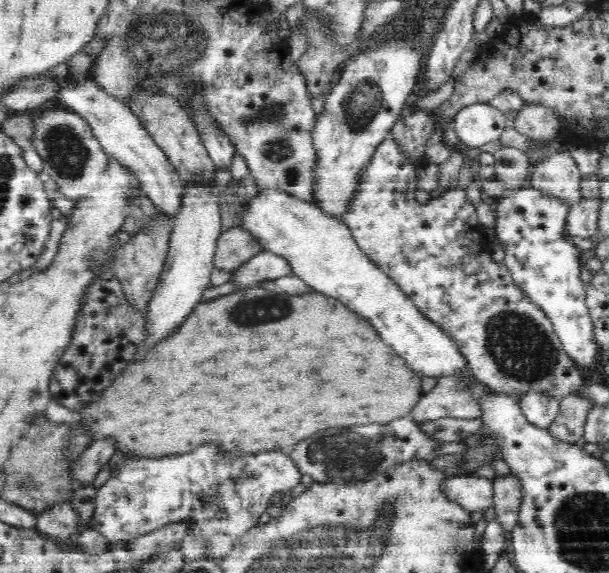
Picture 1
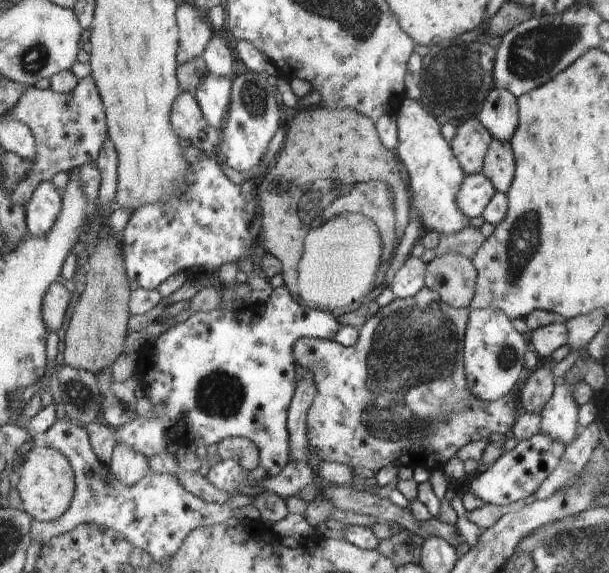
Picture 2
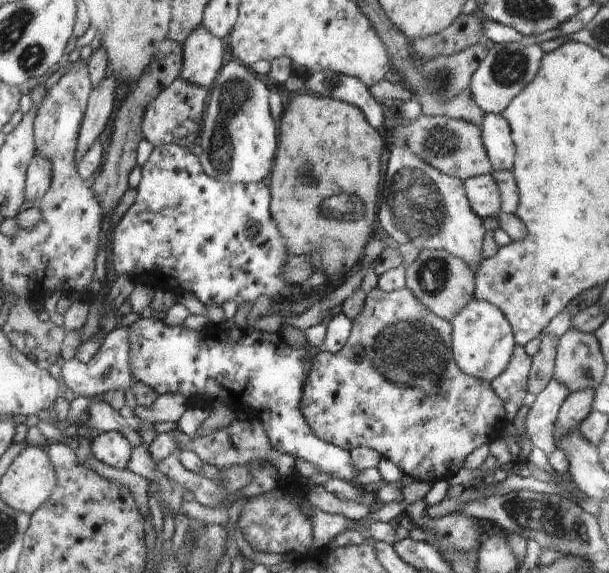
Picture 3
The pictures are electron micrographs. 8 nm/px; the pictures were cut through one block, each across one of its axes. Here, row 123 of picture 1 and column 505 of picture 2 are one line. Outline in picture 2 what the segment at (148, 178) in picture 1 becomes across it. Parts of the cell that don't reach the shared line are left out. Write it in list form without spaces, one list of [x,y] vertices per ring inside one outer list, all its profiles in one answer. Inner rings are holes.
[[[505,88],[489,91],[477,119],[494,140],[510,142],[519,121],[517,98]]]

